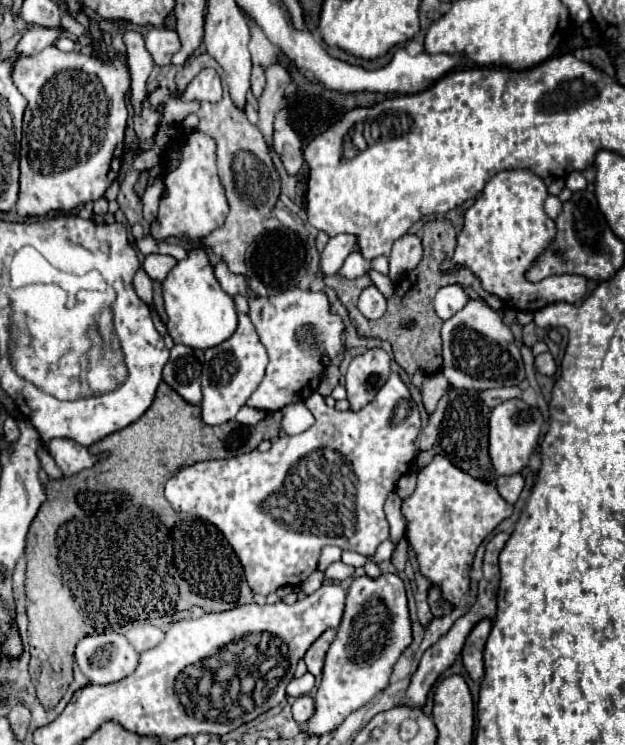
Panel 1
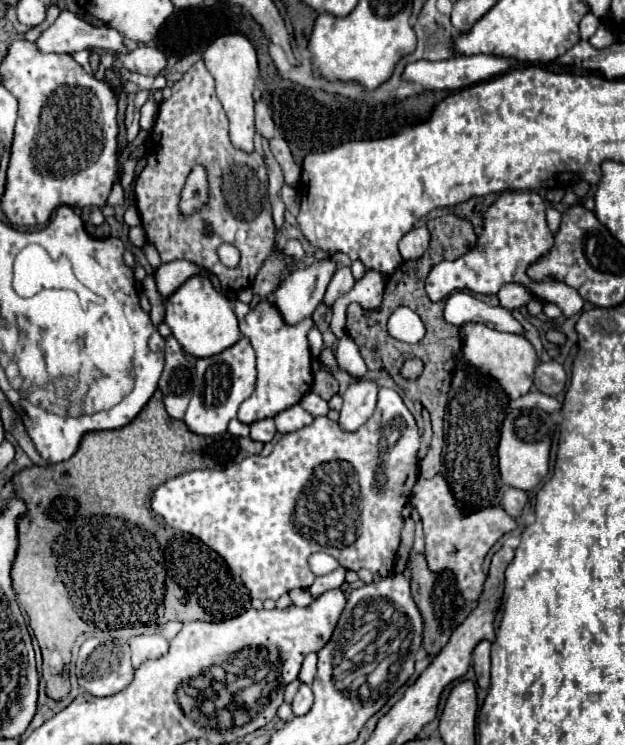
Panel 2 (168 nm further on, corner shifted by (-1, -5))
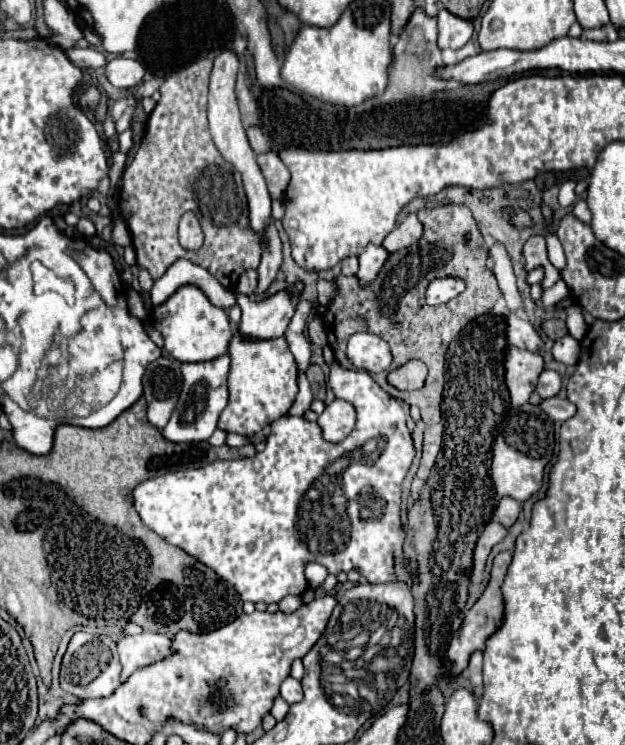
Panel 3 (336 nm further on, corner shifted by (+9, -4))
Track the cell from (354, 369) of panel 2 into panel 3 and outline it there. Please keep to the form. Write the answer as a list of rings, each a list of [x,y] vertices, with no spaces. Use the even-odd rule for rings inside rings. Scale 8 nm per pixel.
[[[336,360],[330,366],[330,376],[328,376],[328,384],[334,390],[336,398],[344,398],[348,402],[354,404],[356,412],[358,412],[358,420],[354,430],[350,432],[348,438],[344,438],[342,442],[326,442],[322,438],[322,428],[316,422],[306,420],[304,416],[282,416],[276,422],[272,422],[272,432],[266,440],[266,448],[262,452],[256,452],[250,458],[238,458],[238,460],[216,460],[208,466],[202,468],[188,468],[188,470],[176,470],[176,472],[168,472],[164,476],[156,476],[150,478],[146,482],[142,482],[140,486],[136,486],[134,490],[134,508],[138,510],[140,518],[144,520],[144,524],[154,530],[158,536],[162,536],[168,544],[174,544],[182,550],[186,550],[190,556],[198,558],[202,564],[210,566],[220,578],[224,578],[226,582],[230,582],[236,592],[240,594],[240,598],[246,602],[280,602],[284,596],[288,594],[302,594],[308,588],[308,582],[304,578],[304,562],[314,560],[320,562],[328,568],[328,572],[338,574],[338,572],[350,572],[350,570],[358,570],[368,582],[372,584],[380,584],[380,582],[408,582],[412,580],[408,568],[404,566],[404,556],[402,556],[402,542],[404,542],[404,532],[400,530],[400,494],[402,494],[402,480],[414,460],[414,446],[412,446],[412,436],[406,428],[406,416],[404,410],[400,406],[400,402],[396,398],[392,398],[390,394],[386,394],[372,378],[366,370],[350,370],[350,368],[342,368]]]

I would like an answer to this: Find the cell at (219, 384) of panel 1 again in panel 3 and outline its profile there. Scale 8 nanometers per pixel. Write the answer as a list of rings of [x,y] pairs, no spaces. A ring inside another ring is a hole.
[[[218,356],[208,362],[184,362],[182,376],[184,386],[180,392],[180,400],[162,430],[164,438],[170,442],[202,442],[212,436],[216,430],[218,418],[228,404],[228,372],[230,372],[230,356]]]

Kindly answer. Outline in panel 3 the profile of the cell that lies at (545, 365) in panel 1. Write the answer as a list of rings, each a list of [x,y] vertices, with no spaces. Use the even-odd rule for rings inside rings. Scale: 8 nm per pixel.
[[[544,370],[544,372],[538,376],[536,392],[538,392],[542,398],[556,396],[556,394],[560,392],[560,376],[558,376],[558,372],[556,372],[556,370]]]

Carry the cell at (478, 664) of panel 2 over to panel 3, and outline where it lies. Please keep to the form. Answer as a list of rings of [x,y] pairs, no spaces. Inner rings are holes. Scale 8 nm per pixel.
[[[480,650],[470,656],[468,674],[470,674],[470,686],[474,694],[480,698],[482,696],[482,652]]]

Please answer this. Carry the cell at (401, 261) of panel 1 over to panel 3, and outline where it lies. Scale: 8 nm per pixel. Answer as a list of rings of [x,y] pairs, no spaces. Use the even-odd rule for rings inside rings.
[[[408,214],[408,218],[404,222],[400,222],[384,240],[384,248],[392,254],[398,252],[406,246],[412,246],[414,242],[418,242],[418,238],[422,236],[422,224],[416,218],[416,214]]]

